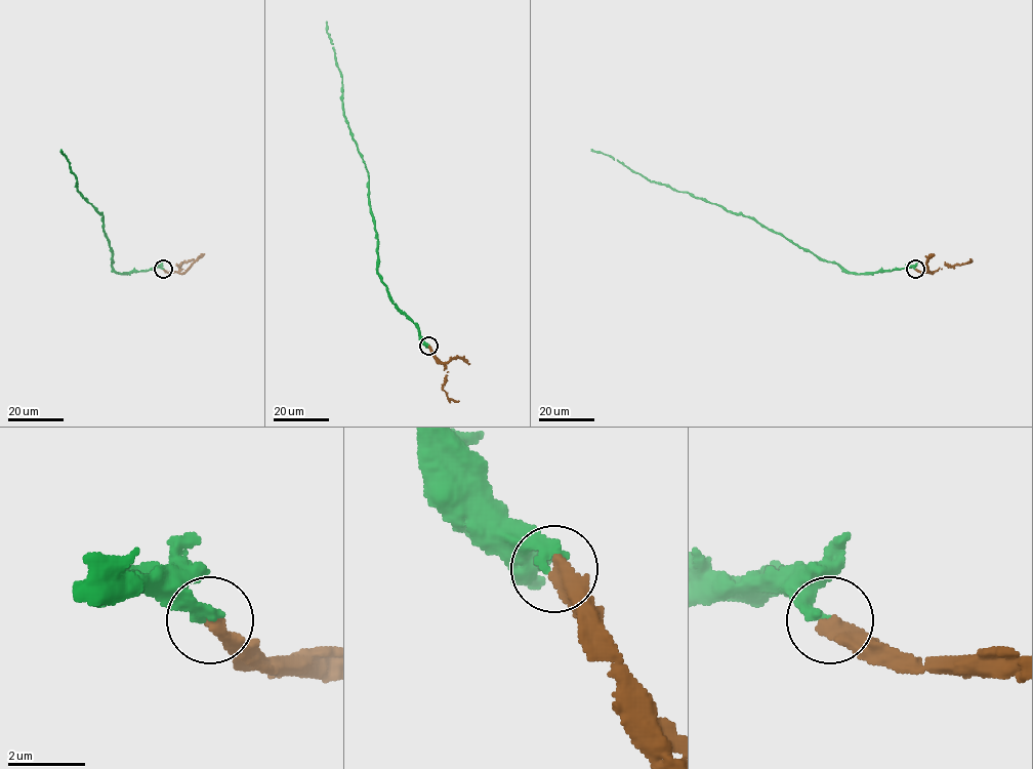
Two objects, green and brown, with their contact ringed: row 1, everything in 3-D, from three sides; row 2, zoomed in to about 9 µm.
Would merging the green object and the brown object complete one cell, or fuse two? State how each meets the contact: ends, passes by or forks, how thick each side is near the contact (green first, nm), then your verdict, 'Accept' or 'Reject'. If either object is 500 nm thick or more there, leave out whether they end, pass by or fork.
At the ring green ends. At the ring brown ends. Thickness 320 nm (green) against 440 nm. Accept

